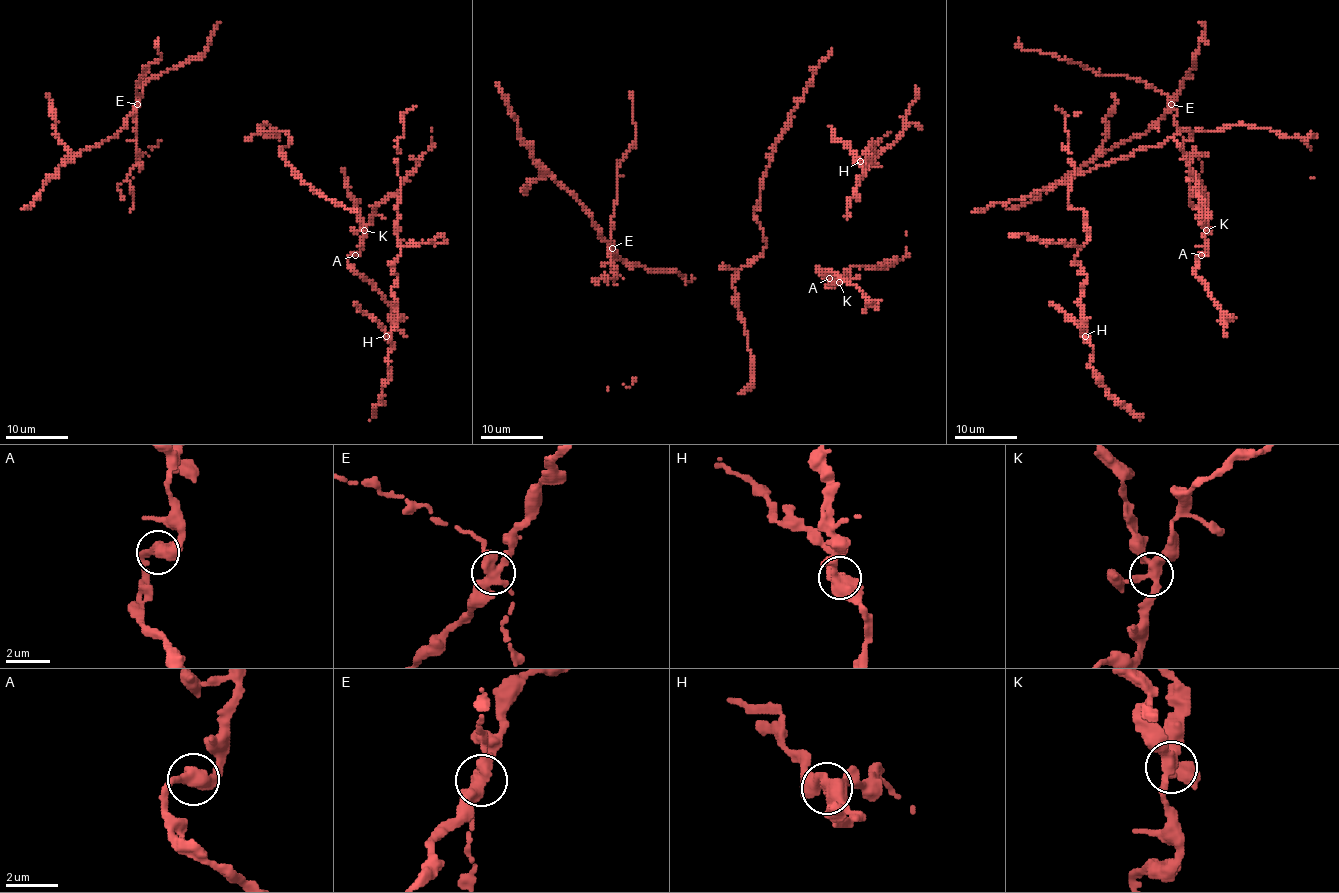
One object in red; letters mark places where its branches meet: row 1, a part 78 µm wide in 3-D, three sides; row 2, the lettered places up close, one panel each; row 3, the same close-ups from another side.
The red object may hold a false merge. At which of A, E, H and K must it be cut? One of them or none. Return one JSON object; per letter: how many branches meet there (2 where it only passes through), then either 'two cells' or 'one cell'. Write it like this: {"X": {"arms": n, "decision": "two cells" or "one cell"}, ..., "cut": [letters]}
{"A": {"arms": 3, "decision": "one cell"}, "E": {"arms": 3, "decision": "two cells"}, "H": {"arms": 3, "decision": "one cell"}, "K": {"arms": 3, "decision": "one cell"}, "cut": ["E"]}

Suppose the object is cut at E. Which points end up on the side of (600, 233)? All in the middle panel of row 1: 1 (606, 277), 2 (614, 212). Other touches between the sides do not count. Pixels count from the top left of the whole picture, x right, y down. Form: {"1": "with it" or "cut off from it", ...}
{"1": "cut off from it", "2": "cut off from it"}

